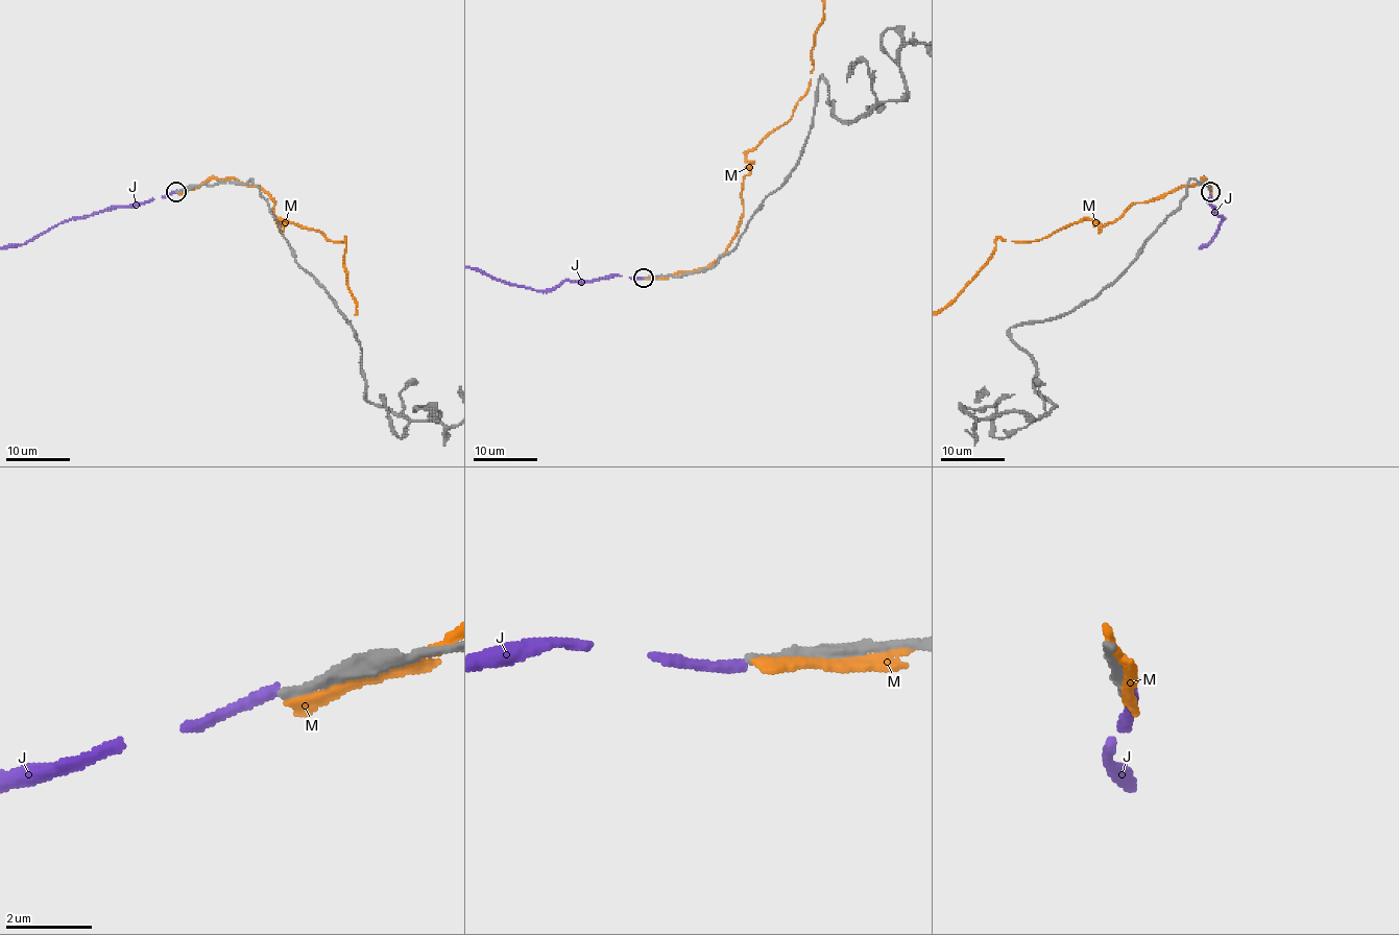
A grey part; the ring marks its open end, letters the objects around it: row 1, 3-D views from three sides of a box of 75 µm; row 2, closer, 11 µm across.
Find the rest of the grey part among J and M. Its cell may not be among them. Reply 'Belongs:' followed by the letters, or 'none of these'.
Belongs: none of these

